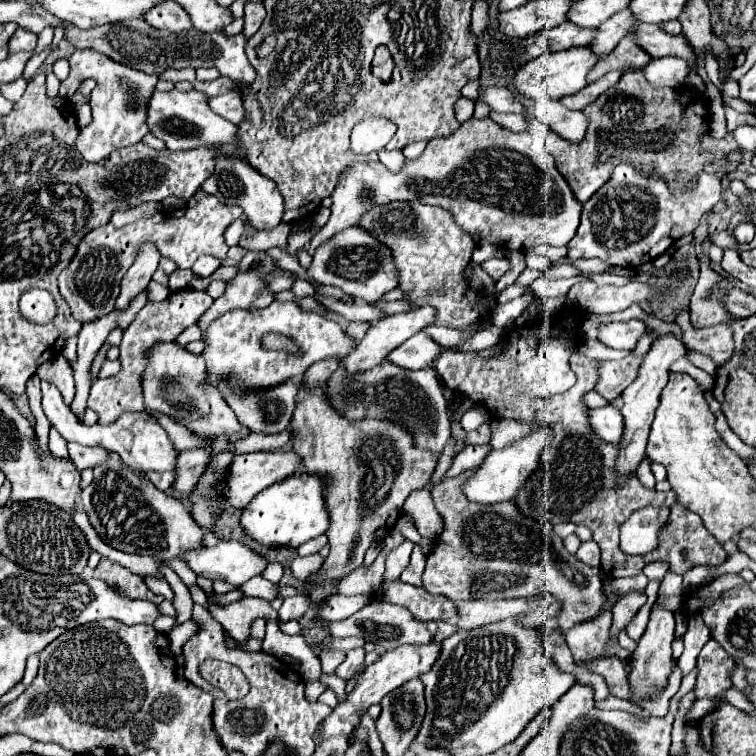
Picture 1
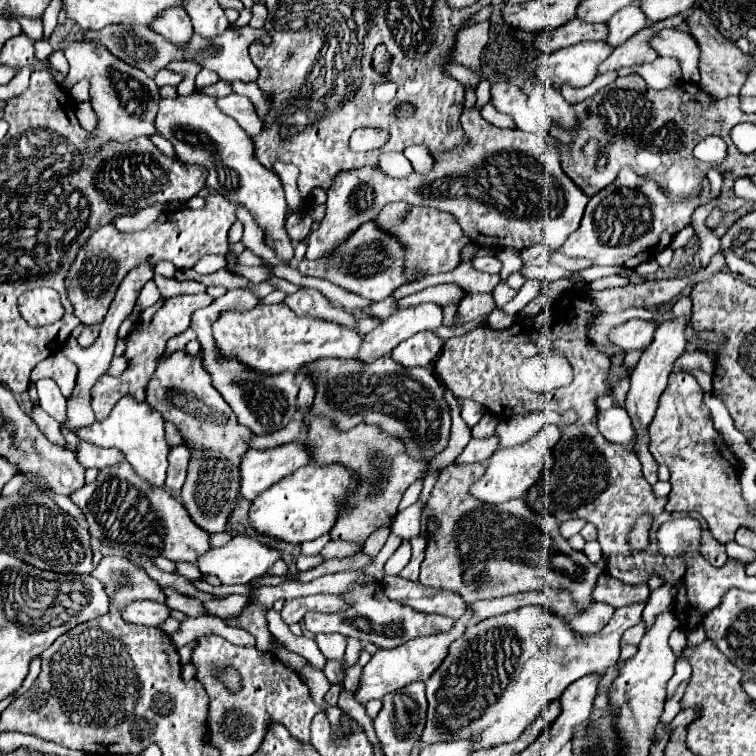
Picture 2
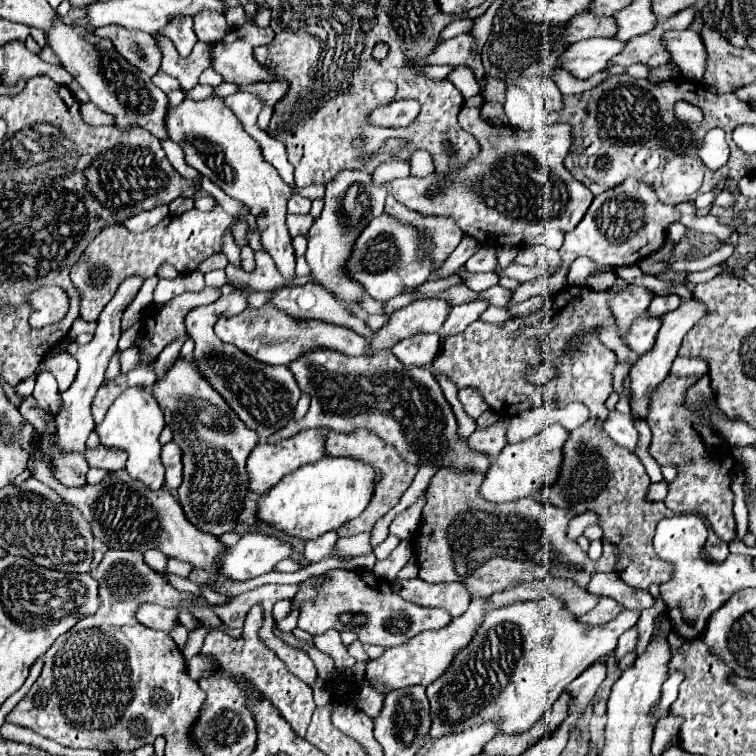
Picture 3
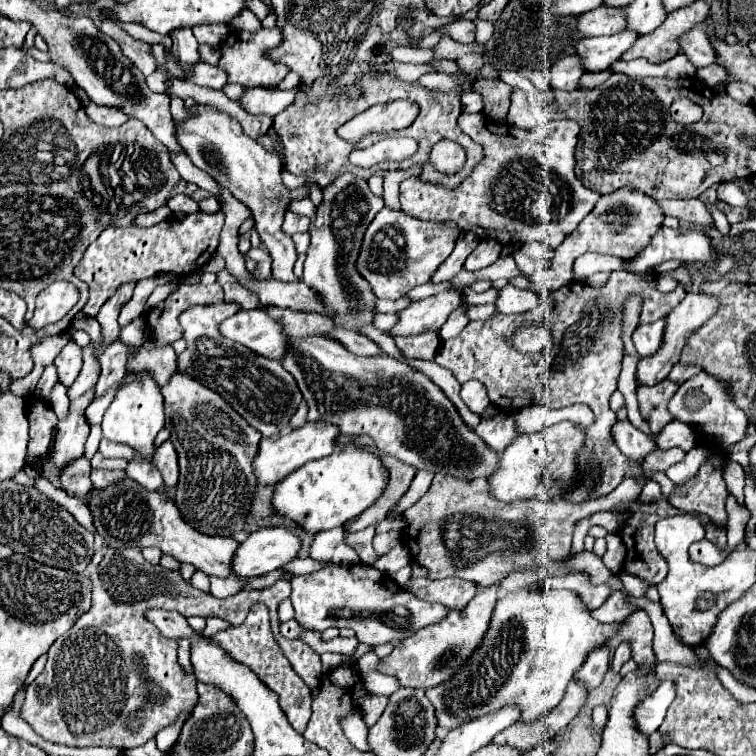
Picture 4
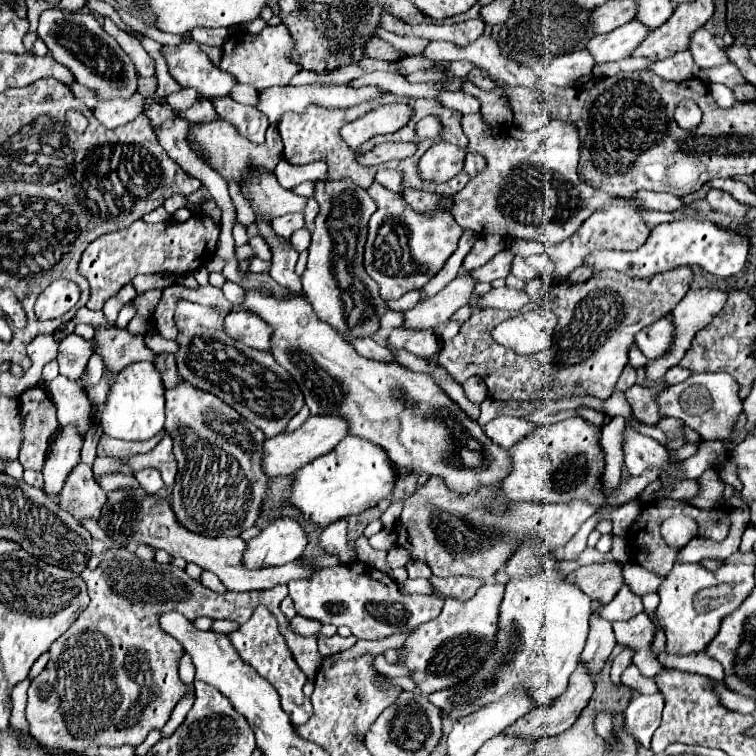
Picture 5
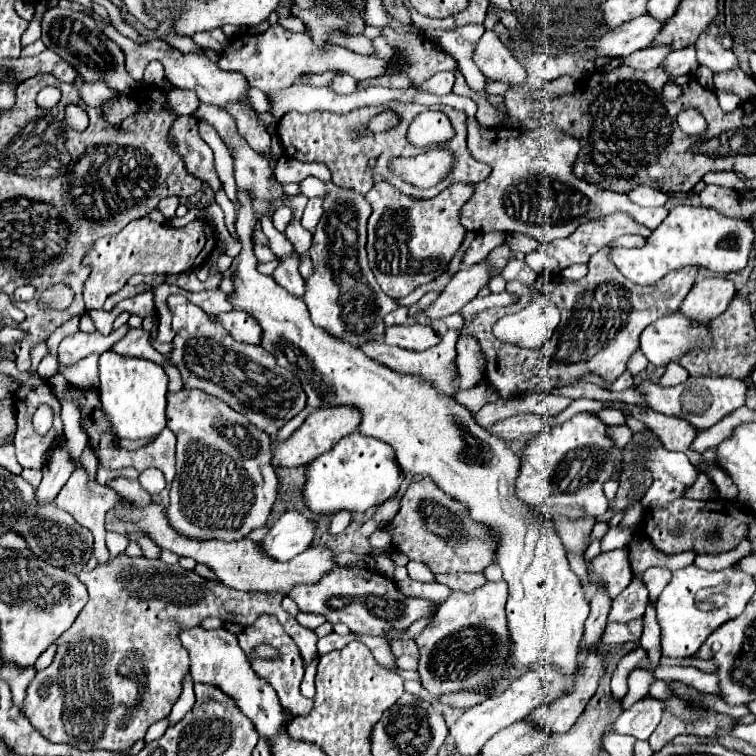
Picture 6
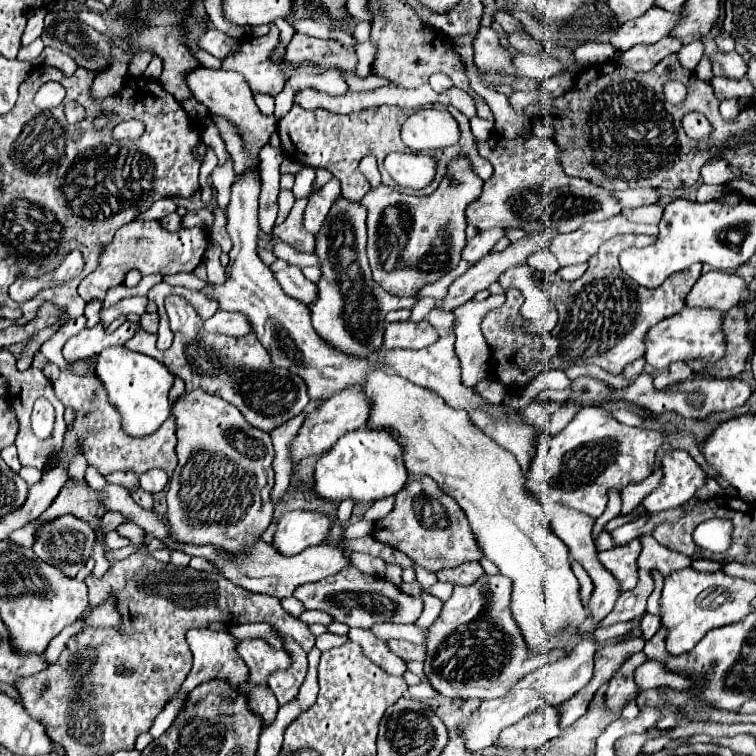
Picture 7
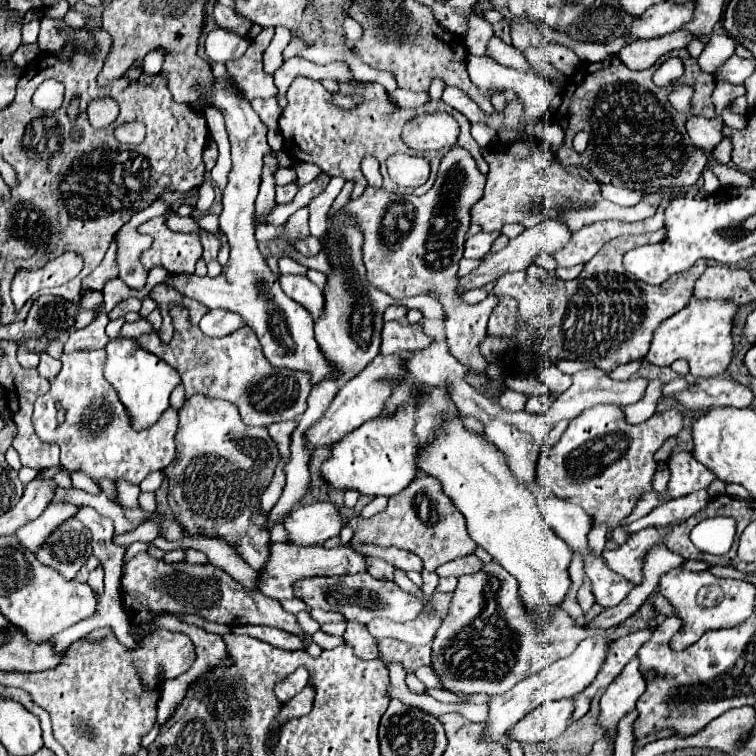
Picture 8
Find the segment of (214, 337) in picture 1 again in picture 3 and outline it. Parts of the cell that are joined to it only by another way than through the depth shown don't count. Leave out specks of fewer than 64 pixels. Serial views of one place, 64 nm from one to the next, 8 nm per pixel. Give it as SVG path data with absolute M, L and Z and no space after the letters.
M262 306L258 310L246 308L238 316L220 318L214 326L214 332L222 342L234 344L240 350L244 350L246 354L250 354L252 358L266 362L266 364L288 366L300 354L304 354L306 350L314 350L314 348L332 348L332 350L340 350L342 354L348 354L348 356L366 356L370 350L370 342L346 326L326 324L320 320L296 322L292 316L288 316L286 312L282 312L274 306Z

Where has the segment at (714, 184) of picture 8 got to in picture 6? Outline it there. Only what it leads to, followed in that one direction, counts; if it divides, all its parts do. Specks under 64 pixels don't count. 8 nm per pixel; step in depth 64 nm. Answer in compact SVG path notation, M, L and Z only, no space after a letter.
M720 170L720 172L708 172L704 174L702 178L706 184L720 184L720 186L726 186L726 188L732 188L736 192L742 192L746 188L746 184L730 170Z

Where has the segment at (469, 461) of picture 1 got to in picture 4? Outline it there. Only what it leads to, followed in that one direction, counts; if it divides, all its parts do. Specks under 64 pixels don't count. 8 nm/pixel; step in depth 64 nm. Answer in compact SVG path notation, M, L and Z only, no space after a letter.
M498 414L490 420L482 420L476 434L496 452L504 452L516 440L516 420L512 414Z

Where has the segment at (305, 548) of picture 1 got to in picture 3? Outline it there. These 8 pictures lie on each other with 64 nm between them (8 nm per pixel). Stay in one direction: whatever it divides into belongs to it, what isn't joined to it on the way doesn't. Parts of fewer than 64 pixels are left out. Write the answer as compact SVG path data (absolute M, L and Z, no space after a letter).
M326 532L314 540L310 540L306 544L306 552L304 558L312 560L312 562L320 562L324 558L336 558L336 560L350 560L352 556L338 556L336 552L336 542L338 542L338 534L336 532Z

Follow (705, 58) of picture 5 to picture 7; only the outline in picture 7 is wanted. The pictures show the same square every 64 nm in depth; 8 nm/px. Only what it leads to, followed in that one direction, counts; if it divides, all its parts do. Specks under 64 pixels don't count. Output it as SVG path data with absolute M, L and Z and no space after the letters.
M704 38L704 54L710 56L712 66L714 66L714 76L724 76L724 78L732 78L732 80L740 80L746 76L748 72L748 64L742 56L738 56L736 52L720 52L714 46L712 38Z

